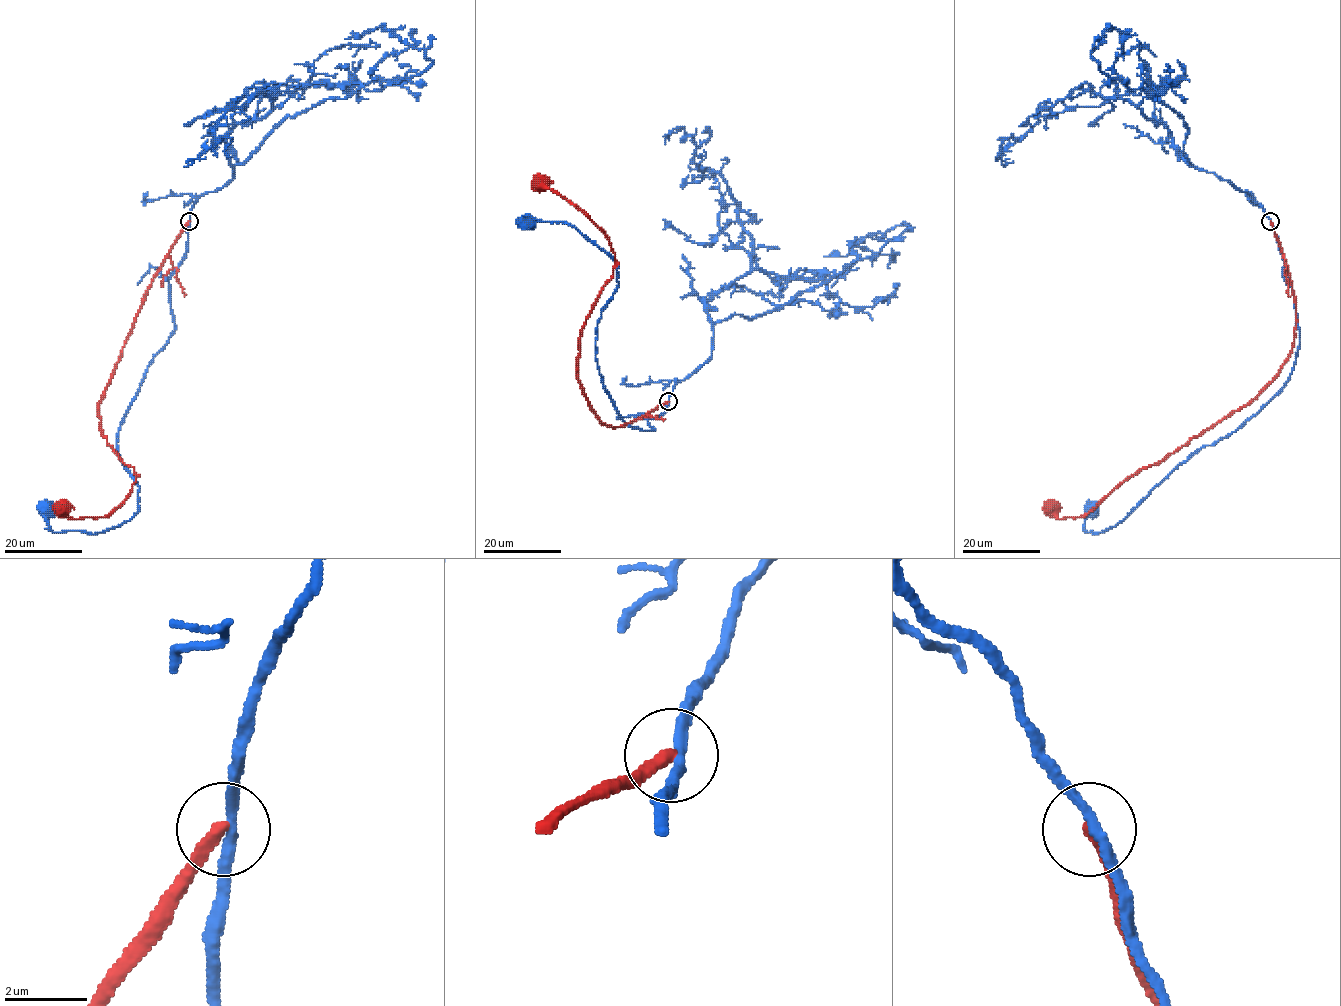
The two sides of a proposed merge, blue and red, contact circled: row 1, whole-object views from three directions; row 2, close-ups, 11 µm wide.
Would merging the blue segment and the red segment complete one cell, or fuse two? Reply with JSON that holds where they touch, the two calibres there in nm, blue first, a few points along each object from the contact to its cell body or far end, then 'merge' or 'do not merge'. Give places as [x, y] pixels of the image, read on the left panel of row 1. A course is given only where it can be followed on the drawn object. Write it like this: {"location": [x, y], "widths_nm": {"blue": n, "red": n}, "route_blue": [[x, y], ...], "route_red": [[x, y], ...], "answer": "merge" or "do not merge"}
{"location": [189, 221], "widths_nm": {"blue": 240, "red": 320}, "route_blue": [[189, 221], [184, 258], [169, 280], [176, 330], [117, 435], [139, 510], [93, 534], [53, 532], [49, 508]], "route_red": [[188, 221], [154, 276], [98, 404], [101, 434], [136, 481], [104, 516], [69, 518], [58, 507]], "answer": "do not merge"}

